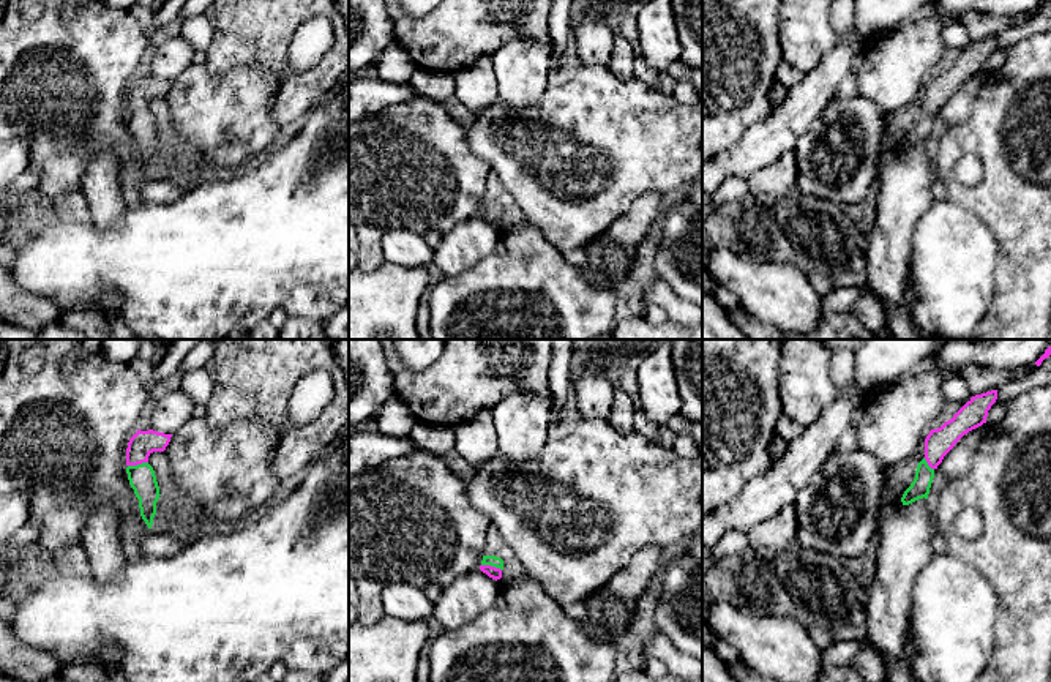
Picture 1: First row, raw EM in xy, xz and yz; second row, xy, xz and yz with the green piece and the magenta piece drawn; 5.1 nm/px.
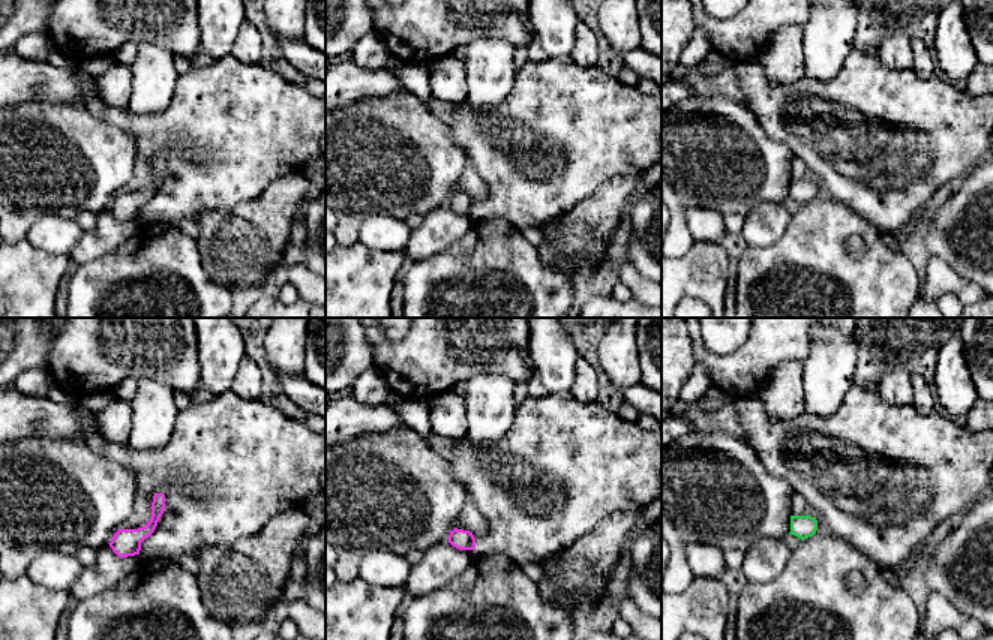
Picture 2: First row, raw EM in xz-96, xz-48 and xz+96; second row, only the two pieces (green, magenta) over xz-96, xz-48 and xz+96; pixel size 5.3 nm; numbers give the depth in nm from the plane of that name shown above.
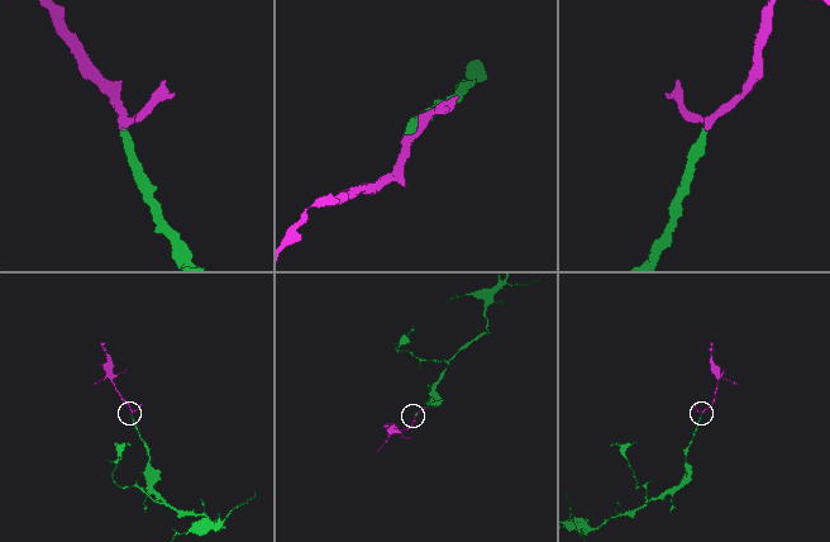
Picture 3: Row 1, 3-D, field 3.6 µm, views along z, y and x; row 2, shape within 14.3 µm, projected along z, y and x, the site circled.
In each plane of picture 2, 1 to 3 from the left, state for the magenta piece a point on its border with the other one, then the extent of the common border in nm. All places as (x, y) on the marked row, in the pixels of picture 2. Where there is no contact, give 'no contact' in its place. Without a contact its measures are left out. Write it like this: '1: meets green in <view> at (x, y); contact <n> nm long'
1: no contact
2: no contact
3: no contact

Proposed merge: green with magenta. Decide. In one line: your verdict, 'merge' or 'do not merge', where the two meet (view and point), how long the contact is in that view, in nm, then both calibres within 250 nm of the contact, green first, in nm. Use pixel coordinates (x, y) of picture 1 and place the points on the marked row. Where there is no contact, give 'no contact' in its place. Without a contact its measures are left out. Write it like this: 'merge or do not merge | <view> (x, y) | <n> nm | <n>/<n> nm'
merge | xy (138, 464) | 110 nm | 140/130 nm

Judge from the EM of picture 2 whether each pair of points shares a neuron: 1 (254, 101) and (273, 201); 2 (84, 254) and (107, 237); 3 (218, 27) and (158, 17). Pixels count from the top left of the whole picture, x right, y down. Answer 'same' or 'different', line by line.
1: different
2: same
3: different

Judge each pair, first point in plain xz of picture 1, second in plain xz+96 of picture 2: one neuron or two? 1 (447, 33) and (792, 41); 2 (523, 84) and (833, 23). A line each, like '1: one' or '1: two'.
1: two
2: one

